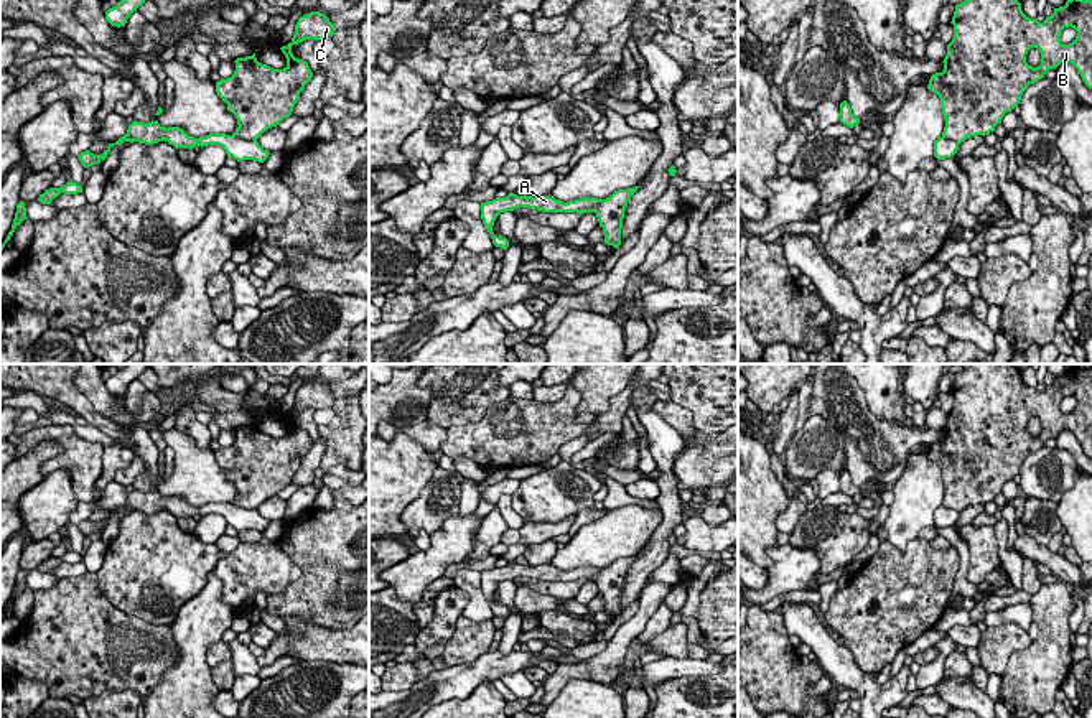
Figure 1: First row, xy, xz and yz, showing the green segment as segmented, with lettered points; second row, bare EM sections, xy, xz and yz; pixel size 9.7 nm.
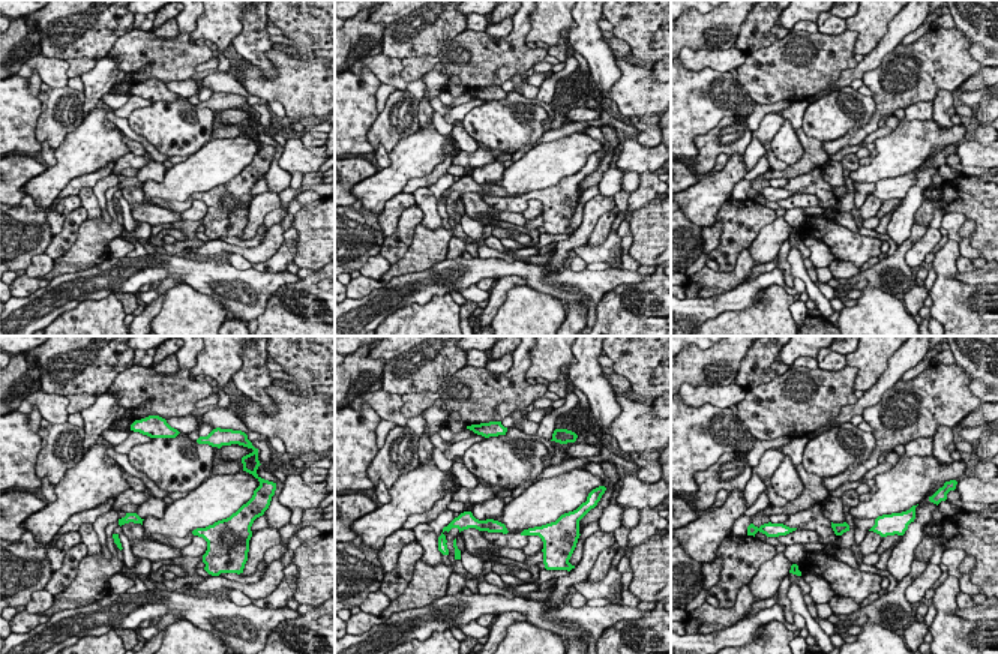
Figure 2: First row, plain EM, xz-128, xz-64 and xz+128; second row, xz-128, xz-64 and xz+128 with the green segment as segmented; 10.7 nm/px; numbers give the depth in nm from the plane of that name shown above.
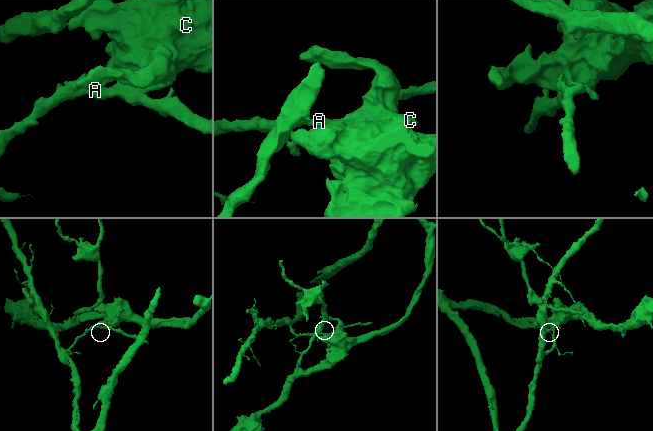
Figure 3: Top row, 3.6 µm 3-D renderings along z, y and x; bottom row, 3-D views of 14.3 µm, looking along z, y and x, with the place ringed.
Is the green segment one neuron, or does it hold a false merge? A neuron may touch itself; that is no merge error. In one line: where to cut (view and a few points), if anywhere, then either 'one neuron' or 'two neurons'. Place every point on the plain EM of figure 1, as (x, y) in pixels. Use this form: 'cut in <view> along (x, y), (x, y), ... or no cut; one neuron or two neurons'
cut in xz along (603, 568), (595, 575), (577, 580); two neurons

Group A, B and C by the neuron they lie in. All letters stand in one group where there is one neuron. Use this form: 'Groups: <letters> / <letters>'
Groups: A / B C

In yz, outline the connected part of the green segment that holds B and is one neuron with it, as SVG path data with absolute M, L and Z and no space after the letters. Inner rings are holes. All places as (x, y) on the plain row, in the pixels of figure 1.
M972 364L955 374L950 392L954 407L947 413L944 440L932 443L927 453L927 458L940 468L945 507L962 512L970 506L995 501L1003 484L1018 476L1028 455L1064 430L1071 431L1084 453L1092 458L1092 369L1072 366L1039 392L1023 382L1021 372L1013 364ZM1069 395L1077 405L1072 412L1062 413L1059 405ZM1031 417L1041 422L1038 436L1026 431Z

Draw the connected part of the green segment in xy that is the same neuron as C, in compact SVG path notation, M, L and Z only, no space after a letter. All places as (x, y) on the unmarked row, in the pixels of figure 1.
M311 380L298 387L292 410L280 417L287 427L283 438L259 431L255 422L234 430L234 443L216 451L217 464L237 487L234 506L257 509L292 484L300 461L313 446L308 431L295 427L292 415L324 408L334 400L334 392L324 382Z

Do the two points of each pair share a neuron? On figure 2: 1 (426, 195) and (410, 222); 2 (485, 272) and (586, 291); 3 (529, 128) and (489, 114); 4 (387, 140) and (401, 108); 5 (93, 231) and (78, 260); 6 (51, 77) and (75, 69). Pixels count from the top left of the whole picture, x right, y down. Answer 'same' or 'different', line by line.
1: different
2: same
3: same
4: same
5: same
6: different

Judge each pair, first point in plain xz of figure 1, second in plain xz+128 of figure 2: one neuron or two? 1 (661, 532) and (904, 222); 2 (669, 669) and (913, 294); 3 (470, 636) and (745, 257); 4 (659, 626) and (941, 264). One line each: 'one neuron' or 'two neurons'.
1: one neuron
2: two neurons
3: one neuron
4: two neurons

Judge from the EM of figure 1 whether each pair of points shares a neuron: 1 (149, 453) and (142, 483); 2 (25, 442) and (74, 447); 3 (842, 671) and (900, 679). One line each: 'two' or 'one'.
1: one
2: one
3: one

